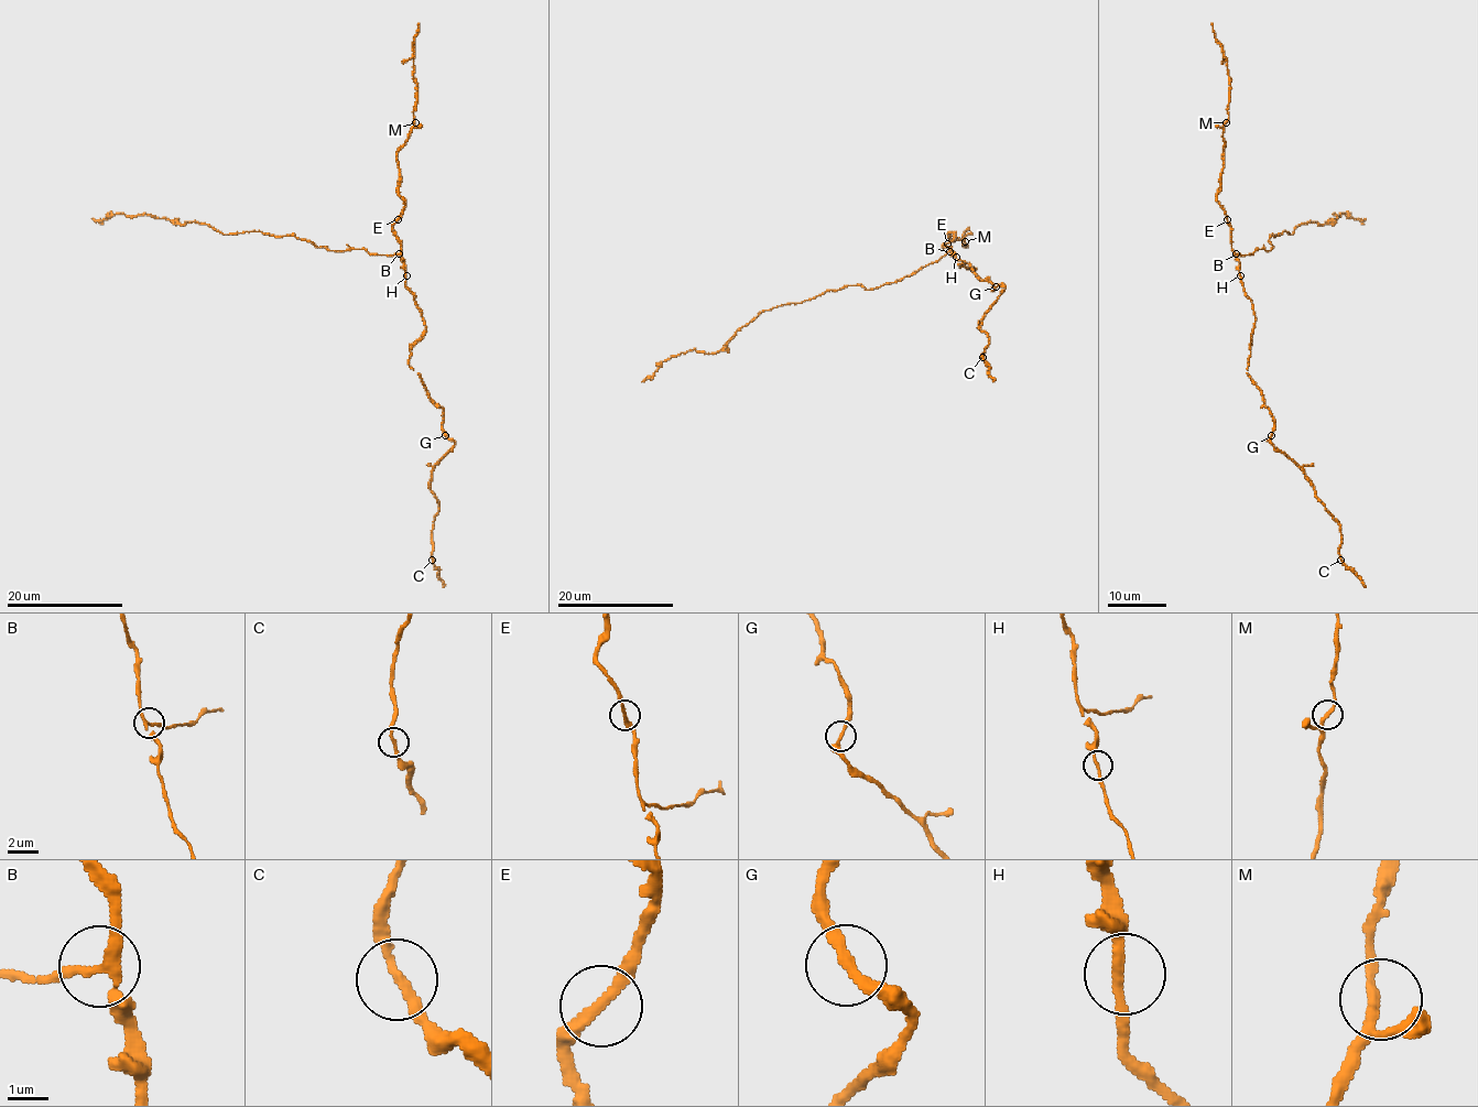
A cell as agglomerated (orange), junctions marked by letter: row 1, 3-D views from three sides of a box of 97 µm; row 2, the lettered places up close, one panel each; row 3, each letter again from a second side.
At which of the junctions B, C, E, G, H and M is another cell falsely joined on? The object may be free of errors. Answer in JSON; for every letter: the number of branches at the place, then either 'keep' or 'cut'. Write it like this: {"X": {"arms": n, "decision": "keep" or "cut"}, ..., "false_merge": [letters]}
{"B": {"arms": 3, "decision": "cut"}, "C": {"arms": 2, "decision": "keep"}, "E": {"arms": 2, "decision": "keep"}, "G": {"arms": 2, "decision": "keep"}, "H": {"arms": 2, "decision": "keep"}, "M": {"arms": 3, "decision": "keep"}, "false_merge": ["B"]}

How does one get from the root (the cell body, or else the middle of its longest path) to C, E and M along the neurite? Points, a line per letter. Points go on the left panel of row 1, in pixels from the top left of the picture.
C: (406, 277), (425, 326), (409, 366), (443, 409), (443, 431), (454, 443), (432, 471), (438, 503), (432, 560)
E: (406, 277), (400, 240), (393, 228), (398, 219)
M: (406, 277), (400, 240), (393, 223), (404, 205), (399, 194), (398, 150), (415, 122)

